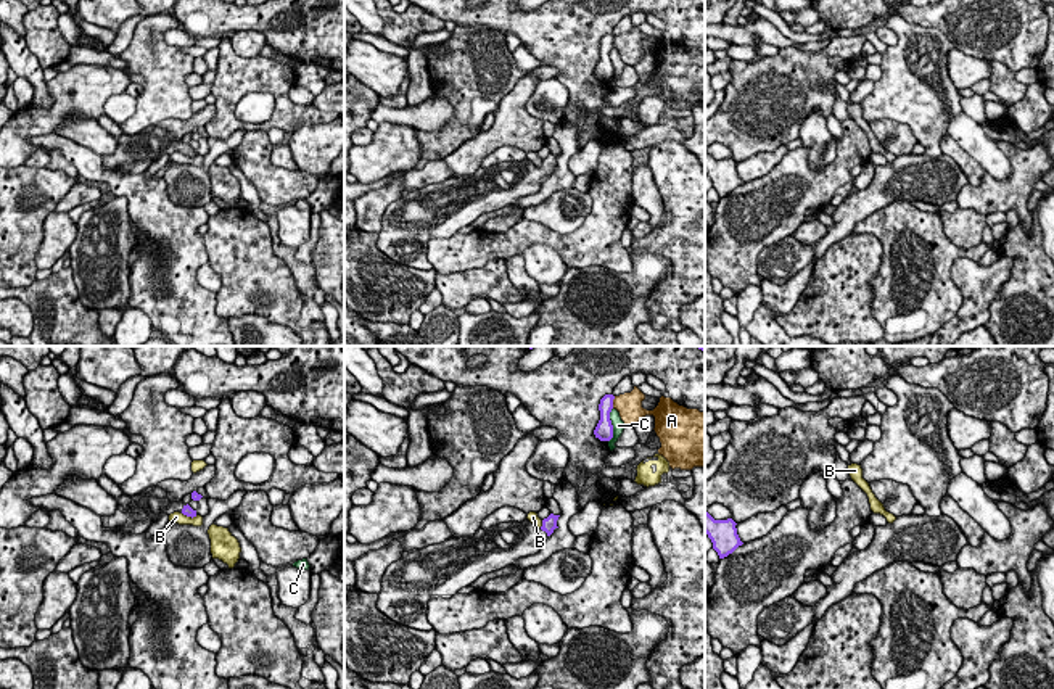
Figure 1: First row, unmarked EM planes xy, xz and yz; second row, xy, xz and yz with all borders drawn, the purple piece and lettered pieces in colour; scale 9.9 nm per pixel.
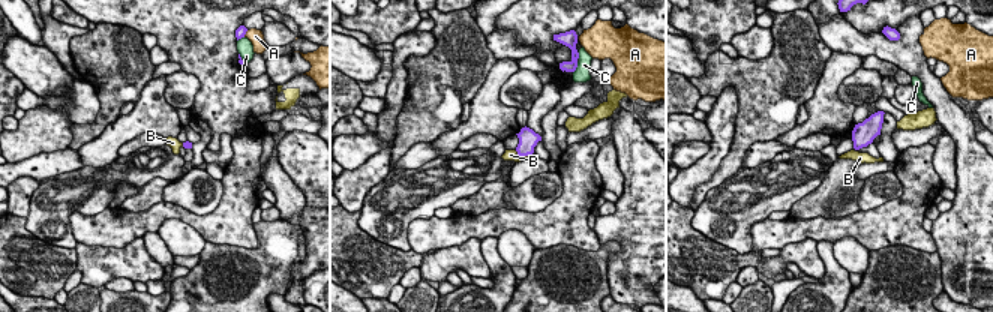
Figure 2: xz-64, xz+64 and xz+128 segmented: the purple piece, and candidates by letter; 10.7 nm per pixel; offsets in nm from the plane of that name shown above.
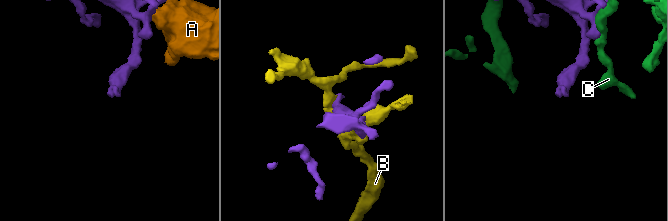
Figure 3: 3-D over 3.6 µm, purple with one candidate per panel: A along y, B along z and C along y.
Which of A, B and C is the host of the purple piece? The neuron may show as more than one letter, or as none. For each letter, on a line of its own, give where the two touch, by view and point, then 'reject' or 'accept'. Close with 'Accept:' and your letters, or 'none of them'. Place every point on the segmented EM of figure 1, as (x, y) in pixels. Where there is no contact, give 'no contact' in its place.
A: contact xz (612, 403); reject
B: contact xz (543, 523); reject
C: contact xz (612, 425); reject
Accept: none of them

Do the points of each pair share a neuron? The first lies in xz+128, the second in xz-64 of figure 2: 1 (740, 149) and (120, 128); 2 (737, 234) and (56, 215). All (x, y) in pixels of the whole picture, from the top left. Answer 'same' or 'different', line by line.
1: different
2: same

